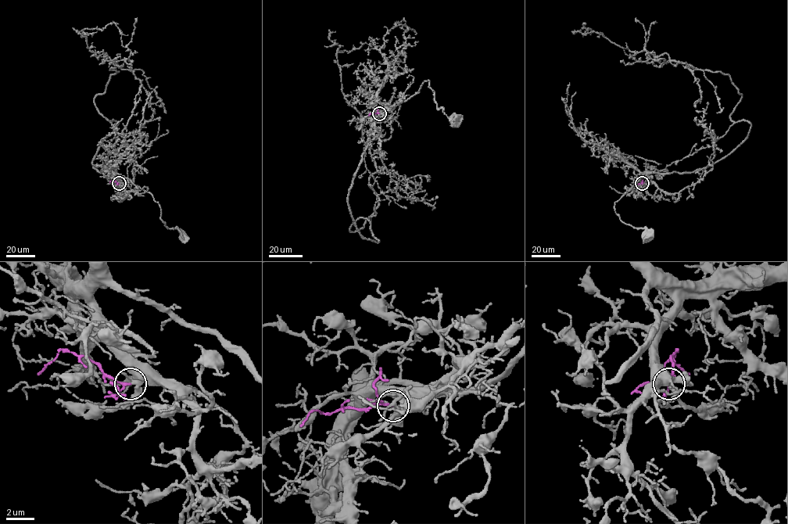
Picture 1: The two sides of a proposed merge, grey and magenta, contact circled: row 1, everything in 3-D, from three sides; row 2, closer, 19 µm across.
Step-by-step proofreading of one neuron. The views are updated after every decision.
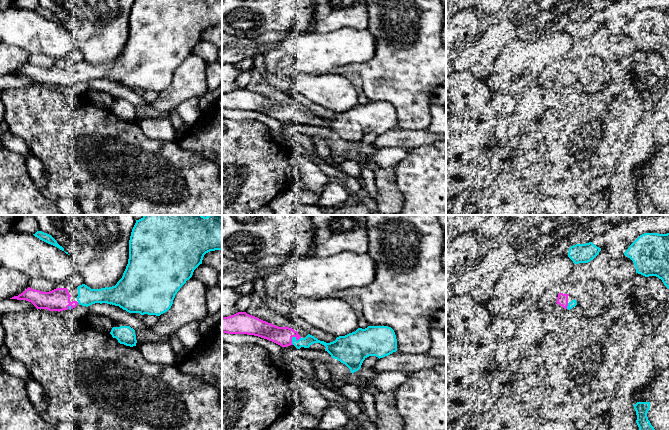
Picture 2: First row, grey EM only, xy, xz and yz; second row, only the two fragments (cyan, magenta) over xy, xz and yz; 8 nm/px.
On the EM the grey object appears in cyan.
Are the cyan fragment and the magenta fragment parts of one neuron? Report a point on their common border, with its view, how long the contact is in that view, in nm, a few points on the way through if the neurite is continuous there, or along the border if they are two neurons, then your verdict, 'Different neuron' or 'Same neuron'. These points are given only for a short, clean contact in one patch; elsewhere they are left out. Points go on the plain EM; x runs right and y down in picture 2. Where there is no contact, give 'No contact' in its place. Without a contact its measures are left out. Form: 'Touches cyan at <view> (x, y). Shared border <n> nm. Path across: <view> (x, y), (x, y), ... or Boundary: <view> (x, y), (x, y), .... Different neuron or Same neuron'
Touches cyan at xz (293, 113). Shared border 90 nm. Same neuron

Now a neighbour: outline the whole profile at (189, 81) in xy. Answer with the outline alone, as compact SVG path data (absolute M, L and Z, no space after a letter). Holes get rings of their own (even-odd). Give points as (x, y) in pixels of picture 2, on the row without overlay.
M191 53L175 71L171 84L158 92L151 107L161 113L169 113L191 98L201 98L208 91L206 70L208 64Z

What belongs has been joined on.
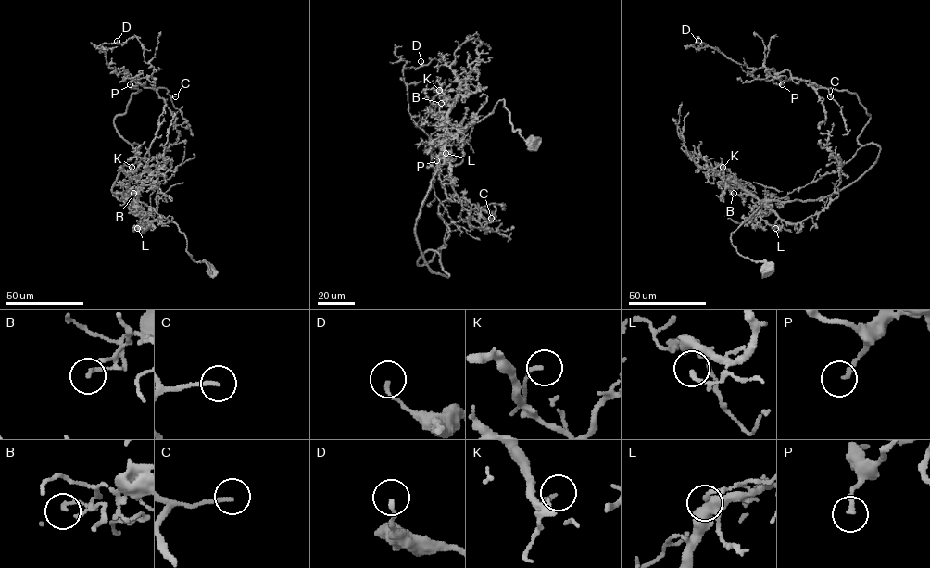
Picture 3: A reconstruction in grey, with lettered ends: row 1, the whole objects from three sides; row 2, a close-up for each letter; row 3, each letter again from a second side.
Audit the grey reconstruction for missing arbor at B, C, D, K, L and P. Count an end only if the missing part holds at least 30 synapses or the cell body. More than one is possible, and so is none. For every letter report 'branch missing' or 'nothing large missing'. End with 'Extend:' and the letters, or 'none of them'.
B: nothing large missing
C: branch missing
D: nothing large missing
K: nothing large missing
L: nothing large missing
P: branch missing
Extend: C, P

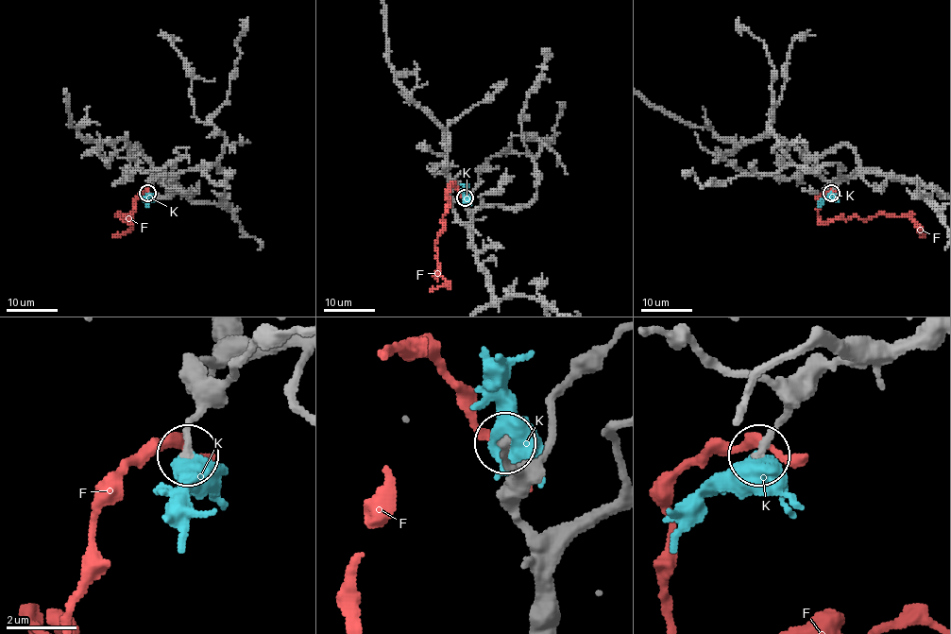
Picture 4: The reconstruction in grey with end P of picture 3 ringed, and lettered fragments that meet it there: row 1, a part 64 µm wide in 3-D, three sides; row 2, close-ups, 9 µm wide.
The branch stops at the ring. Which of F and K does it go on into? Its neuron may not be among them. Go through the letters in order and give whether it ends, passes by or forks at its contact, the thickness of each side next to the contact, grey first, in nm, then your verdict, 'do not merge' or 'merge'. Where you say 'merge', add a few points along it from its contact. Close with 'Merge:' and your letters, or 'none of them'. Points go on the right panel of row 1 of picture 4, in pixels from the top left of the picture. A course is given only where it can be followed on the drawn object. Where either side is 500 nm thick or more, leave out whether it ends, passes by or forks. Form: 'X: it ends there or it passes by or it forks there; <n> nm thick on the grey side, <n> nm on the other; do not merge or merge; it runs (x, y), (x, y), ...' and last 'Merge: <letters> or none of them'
F: it passes by; 220 nm thick on the grey side, 240 nm on the other; do not merge
K: 200 nm thick on the grey side, 500 nm on the other; merge; it runs (831, 192), (818, 207)
Merge: K

